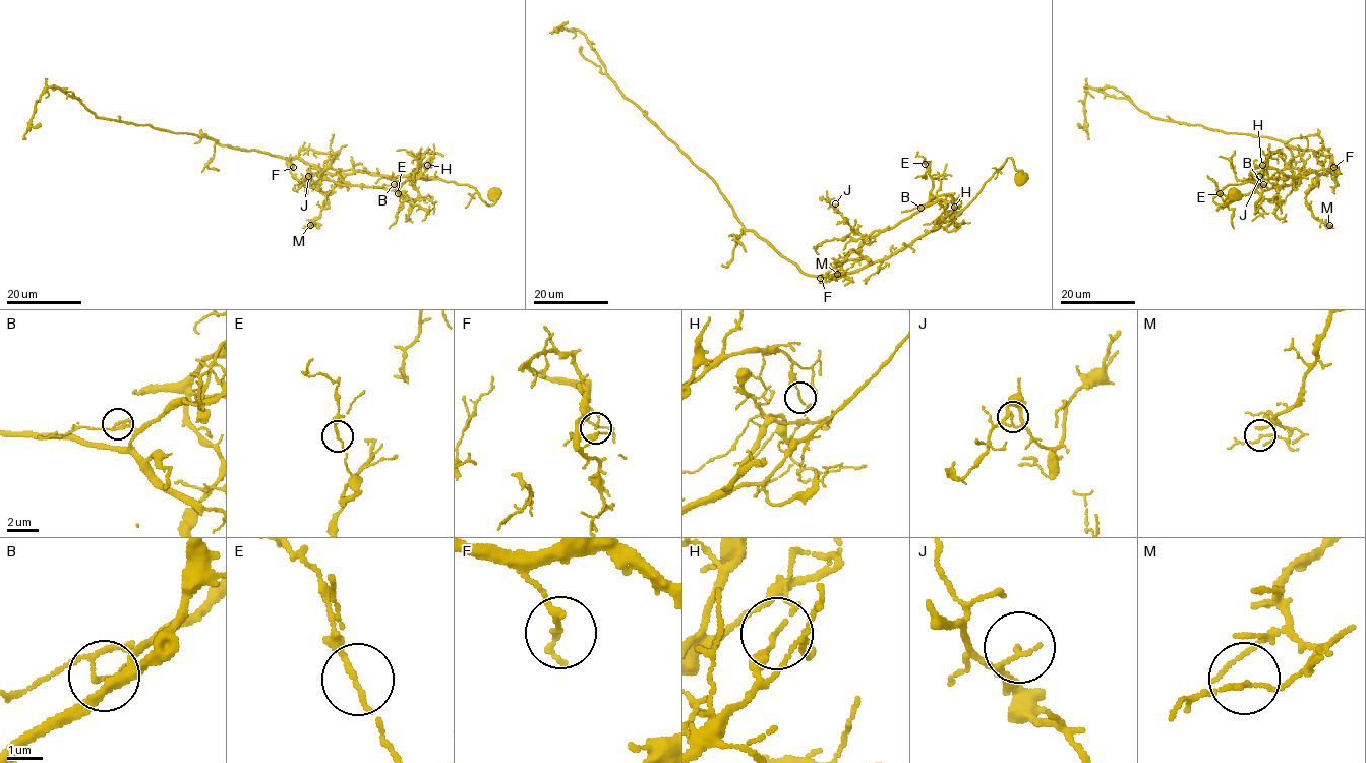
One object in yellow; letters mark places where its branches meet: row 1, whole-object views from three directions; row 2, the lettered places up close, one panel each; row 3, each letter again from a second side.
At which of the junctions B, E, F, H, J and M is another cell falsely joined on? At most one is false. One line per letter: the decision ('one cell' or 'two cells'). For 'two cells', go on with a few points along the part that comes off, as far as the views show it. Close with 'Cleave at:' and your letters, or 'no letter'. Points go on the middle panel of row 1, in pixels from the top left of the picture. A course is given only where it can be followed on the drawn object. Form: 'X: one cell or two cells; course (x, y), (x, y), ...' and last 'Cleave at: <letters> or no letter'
B: one cell
E: one cell
F: one cell
H: two cells; course (954, 206), (950, 195), (935, 196), (893, 227), (865, 237), (857, 234), (830, 202), (821, 198)
J: one cell
M: one cell
Cleave at: H

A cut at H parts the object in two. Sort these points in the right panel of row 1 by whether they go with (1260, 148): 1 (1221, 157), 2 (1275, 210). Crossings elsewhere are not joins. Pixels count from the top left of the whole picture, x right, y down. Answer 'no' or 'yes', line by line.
1: no
2: yes

